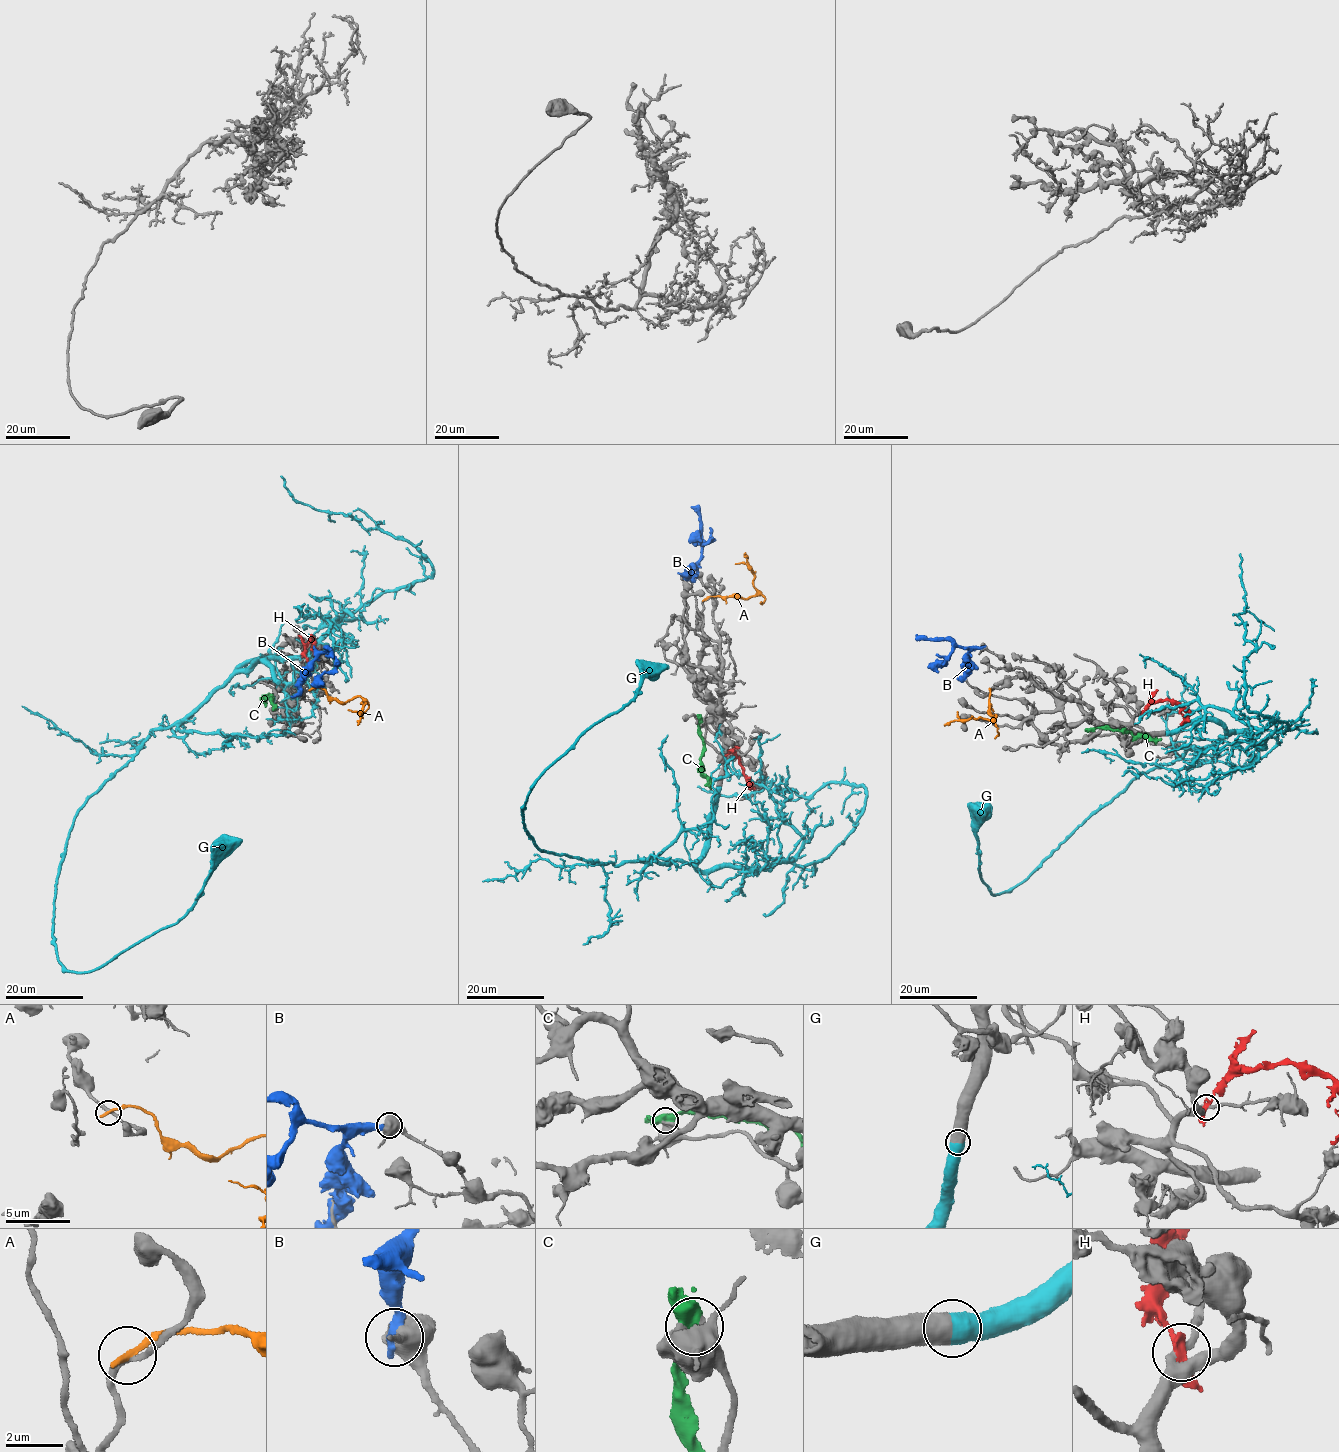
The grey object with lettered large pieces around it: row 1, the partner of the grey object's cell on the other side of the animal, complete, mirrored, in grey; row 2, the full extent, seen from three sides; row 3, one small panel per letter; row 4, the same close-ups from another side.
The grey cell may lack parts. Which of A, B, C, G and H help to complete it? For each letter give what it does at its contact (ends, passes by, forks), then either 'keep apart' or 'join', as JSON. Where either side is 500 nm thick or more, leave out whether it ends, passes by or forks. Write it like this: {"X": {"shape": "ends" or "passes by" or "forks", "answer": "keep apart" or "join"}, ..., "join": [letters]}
{"A": {"shape": "ends", "answer": "keep apart"}, "B": {"answer": "keep apart"}, "C": {"shape": "forks", "answer": "keep apart"}, "G": {"answer": "join"}, "H": {"shape": "passes by", "answer": "keep apart"}, "join": ["G"]}

